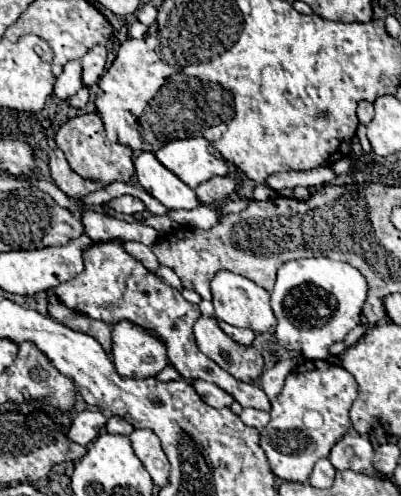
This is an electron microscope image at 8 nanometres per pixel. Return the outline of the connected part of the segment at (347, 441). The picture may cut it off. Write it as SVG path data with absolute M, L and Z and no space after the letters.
M344 435L330 451L330 463L336 469L354 469L358 473L374 473L374 477L384 477L374 469L372 463L374 449L366 437L360 435Z

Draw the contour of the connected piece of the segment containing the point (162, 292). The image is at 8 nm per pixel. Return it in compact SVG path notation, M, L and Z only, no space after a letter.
M120 239L92 245L90 249L86 249L86 253L82 253L82 259L84 259L84 271L78 277L64 281L62 285L56 285L52 289L54 295L68 309L74 309L92 319L106 321L108 325L114 325L118 321L130 321L130 323L146 329L148 333L152 333L166 345L168 361L182 375L182 379L210 381L210 383L218 385L220 389L224 389L226 393L230 393L234 397L234 401L238 401L242 407L254 407L254 409L262 409L262 411L270 409L270 401L258 385L242 383L242 381L234 379L228 371L220 369L212 359L208 359L198 349L198 345L194 341L194 333L192 333L192 325L200 317L198 307L188 303L182 297L182 293L178 293L176 289L162 283L140 261L130 257L124 251L124 245Z

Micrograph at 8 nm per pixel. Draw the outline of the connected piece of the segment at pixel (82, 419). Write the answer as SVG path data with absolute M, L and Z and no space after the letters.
M80 411L76 413L70 425L68 437L74 443L86 447L98 437L98 431L104 427L104 423L106 423L106 417L102 415L102 411Z

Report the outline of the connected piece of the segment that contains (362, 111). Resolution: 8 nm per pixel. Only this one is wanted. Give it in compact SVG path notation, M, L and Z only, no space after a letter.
M360 101L356 113L358 113L358 121L362 125L368 125L372 121L372 117L374 117L374 105L368 103L368 101Z

